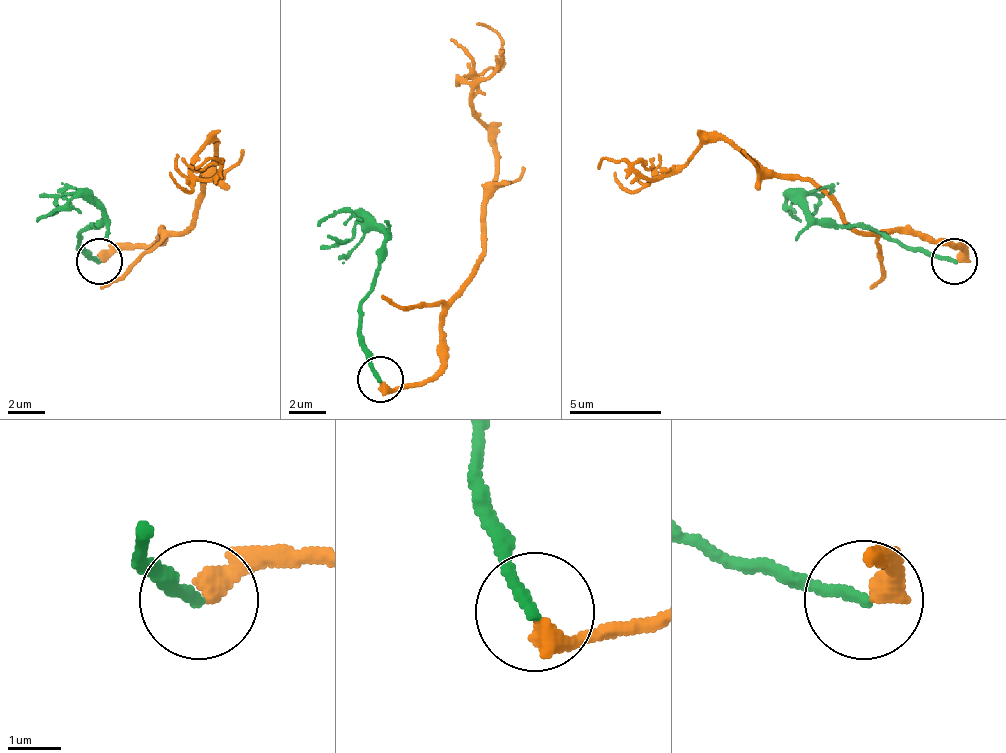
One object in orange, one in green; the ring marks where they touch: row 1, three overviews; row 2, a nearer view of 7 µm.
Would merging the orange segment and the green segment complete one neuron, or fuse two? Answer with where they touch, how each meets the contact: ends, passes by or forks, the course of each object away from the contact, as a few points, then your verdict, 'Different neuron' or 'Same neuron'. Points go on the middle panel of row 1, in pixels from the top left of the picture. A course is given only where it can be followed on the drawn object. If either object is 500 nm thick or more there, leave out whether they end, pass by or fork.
Place: (380, 379). At the ring orange ends. At the ring green ends. Course of orange: (381, 383), (422, 383), (441, 365), (441, 305), (482, 250), (496, 144), (473, 107), (500, 38), (477, 25). Course of green: (381, 378), (362, 342), (362, 305), (385, 236), (358, 213), (335, 213), (317, 227). Different neuron

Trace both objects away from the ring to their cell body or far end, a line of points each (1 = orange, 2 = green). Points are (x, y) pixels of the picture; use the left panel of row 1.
1: (100, 262), (178, 235), (215, 161), (215, 138), (192, 166), (219, 161), (210, 157), (196, 170)
2: (100, 262), (81, 249), (81, 235), (104, 216), (77, 198), (54, 207), (36, 221)

